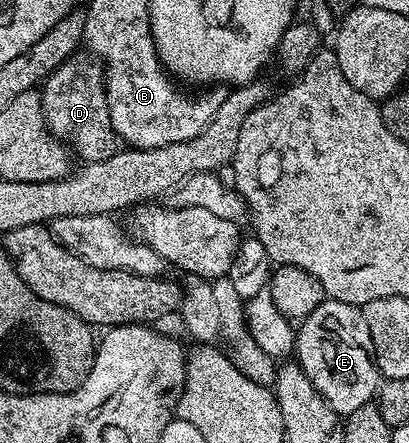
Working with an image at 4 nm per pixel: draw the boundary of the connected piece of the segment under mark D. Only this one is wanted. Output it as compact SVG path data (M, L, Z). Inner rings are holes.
M86 53L75 54L46 78L45 83L41 84L40 94L46 128L53 138L69 145L73 154L82 158L83 164L108 161L108 157L119 150L120 140L114 133L106 96L106 76L101 62Z

